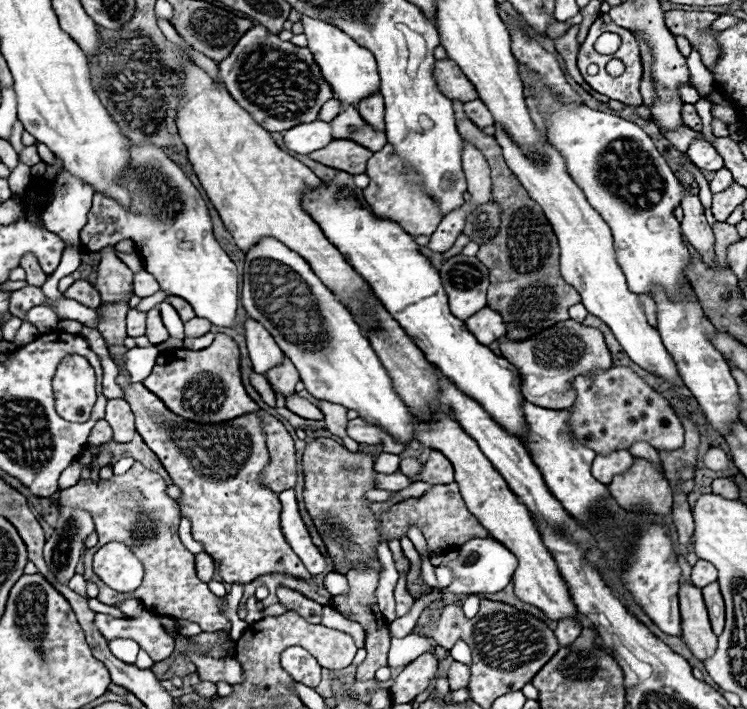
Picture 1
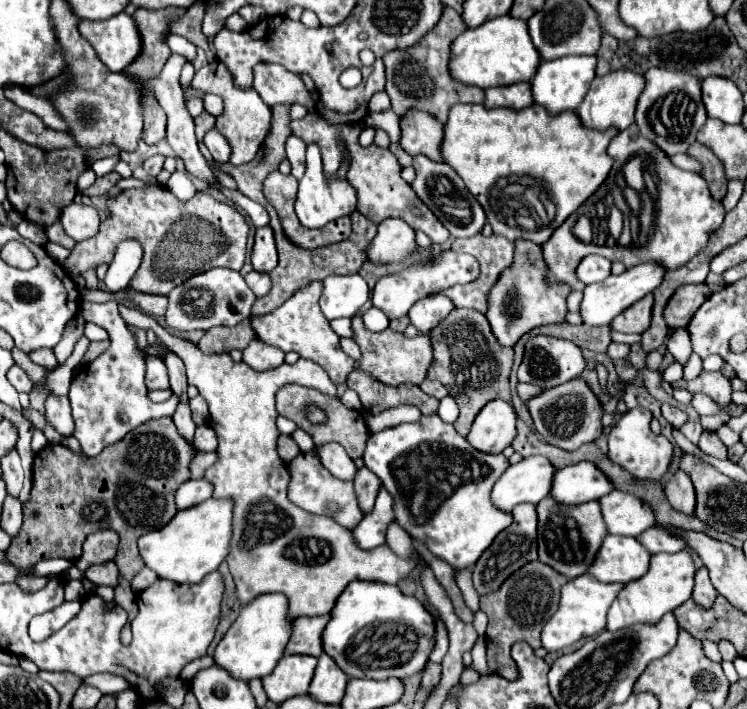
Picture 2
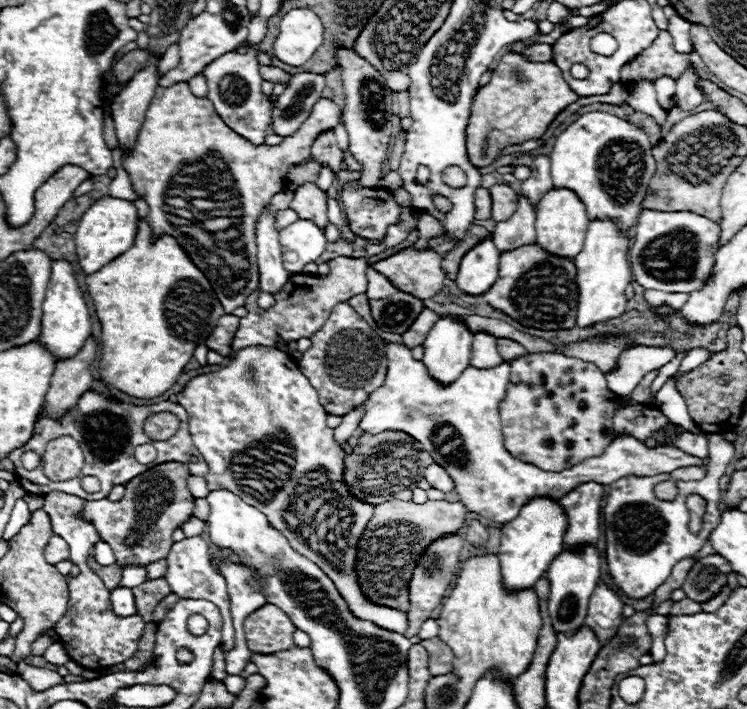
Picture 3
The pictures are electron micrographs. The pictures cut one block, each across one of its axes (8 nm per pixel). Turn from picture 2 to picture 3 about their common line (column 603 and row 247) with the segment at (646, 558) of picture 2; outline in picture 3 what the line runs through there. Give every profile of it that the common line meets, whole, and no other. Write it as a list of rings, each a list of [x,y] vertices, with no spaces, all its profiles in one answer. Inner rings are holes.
[[[566,188],[548,190],[536,204],[536,242],[544,246],[544,250],[552,250],[552,254],[574,258],[584,244],[588,228],[588,214],[584,202]]]

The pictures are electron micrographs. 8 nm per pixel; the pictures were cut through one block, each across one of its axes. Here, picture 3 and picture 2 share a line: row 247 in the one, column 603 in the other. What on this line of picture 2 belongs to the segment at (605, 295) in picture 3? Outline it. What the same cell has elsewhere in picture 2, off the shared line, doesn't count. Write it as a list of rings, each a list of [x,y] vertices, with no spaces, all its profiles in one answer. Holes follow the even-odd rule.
[[[588,572],[584,576],[578,576],[576,580],[566,582],[564,588],[562,588],[560,606],[542,630],[542,648],[546,648],[548,652],[558,652],[566,646],[572,646],[580,638],[600,634],[606,628],[606,612],[612,606],[614,598],[618,596],[620,590],[622,590],[622,584],[598,582]]]

